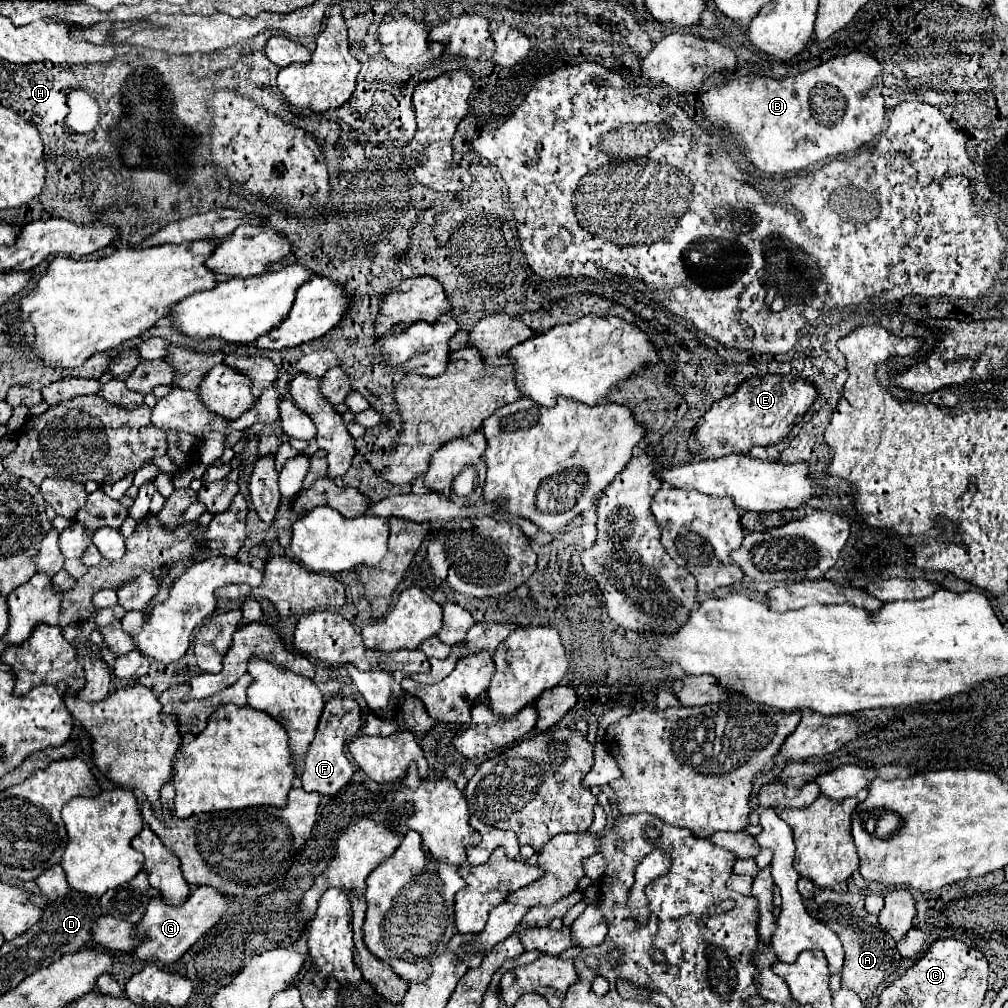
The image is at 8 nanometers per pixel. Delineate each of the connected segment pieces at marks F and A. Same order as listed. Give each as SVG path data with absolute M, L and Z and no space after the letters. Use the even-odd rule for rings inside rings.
M332 697L326 703L324 713L322 713L320 723L318 723L318 729L316 729L316 737L310 743L308 753L304 757L304 773L302 773L302 789L304 791L334 795L342 787L348 785L348 781L354 775L354 765L346 757L344 745L350 739L354 739L354 735L358 735L360 725L362 725L360 707L354 699L350 699L350 697Z
M816 889L812 899L808 901L810 913L814 919L820 919L828 925L842 941L846 951L846 961L842 967L842 983L858 993L858 997L872 997L876 991L882 991L894 975L902 975L900 953L896 949L896 941L882 933L876 915L870 915L864 909L862 893L836 893L832 889Z

